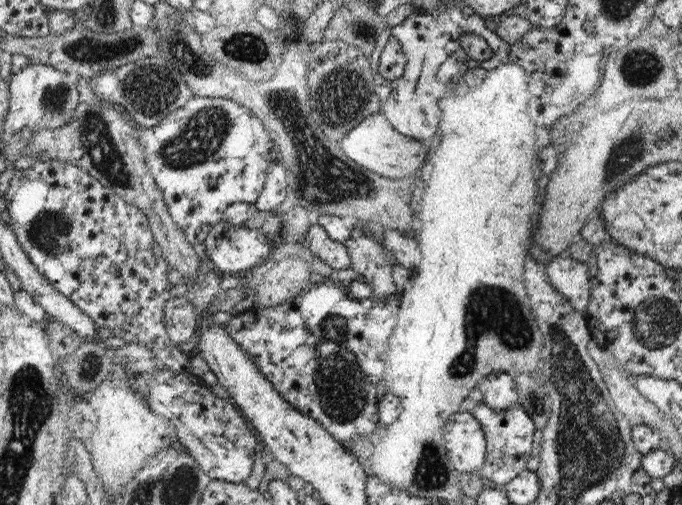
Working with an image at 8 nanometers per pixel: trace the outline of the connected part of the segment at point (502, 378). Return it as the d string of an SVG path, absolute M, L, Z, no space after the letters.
M508 373L489 374L478 388L483 394L483 402L494 411L507 411L519 402L517 386Z

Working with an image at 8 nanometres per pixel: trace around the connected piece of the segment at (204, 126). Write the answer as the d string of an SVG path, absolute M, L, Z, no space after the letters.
M192 96L182 108L168 114L156 126L138 129L139 143L146 152L148 168L164 193L172 219L182 229L188 242L202 244L232 204L255 204L260 197L271 166L270 150L274 150L274 143L262 121L238 101Z

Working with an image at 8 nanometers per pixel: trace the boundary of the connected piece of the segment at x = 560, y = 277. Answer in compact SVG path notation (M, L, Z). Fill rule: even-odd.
M556 257L546 265L550 284L575 310L584 312L590 303L588 267L572 257Z

